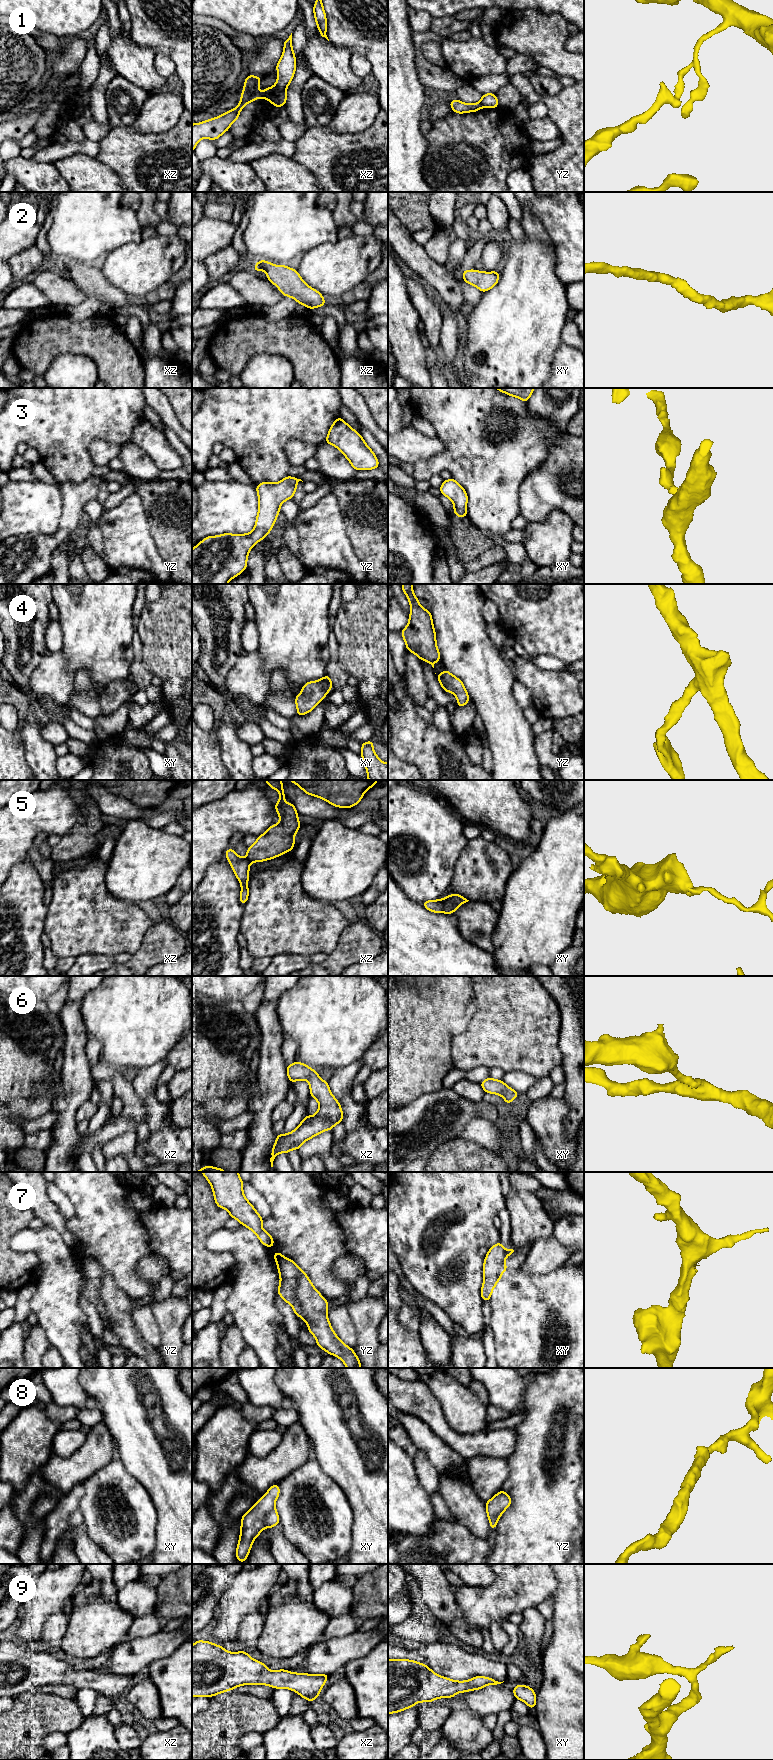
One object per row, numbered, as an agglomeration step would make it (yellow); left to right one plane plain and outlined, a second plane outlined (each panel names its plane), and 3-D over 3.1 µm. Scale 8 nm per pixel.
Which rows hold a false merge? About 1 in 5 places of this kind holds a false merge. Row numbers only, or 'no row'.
1, 5

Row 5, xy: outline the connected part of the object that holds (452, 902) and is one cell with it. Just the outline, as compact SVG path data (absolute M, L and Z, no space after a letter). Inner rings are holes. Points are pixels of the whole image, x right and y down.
M453 893L447 897L444 897L444 907L442 912L445 914L453 914L454 911L463 903L468 902L463 896Z

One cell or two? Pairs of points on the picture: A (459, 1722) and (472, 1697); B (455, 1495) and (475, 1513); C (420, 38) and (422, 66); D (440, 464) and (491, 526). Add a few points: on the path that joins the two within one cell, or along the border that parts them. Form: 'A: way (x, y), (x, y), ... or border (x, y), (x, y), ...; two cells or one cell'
A: border (467, 1706), (482, 1717); two cells
B: way (460, 1499), (470, 1509); one cell
C: way (418, 45), (420, 59); one cell
D: way (459, 470), (491, 502), (491, 507); one cell

